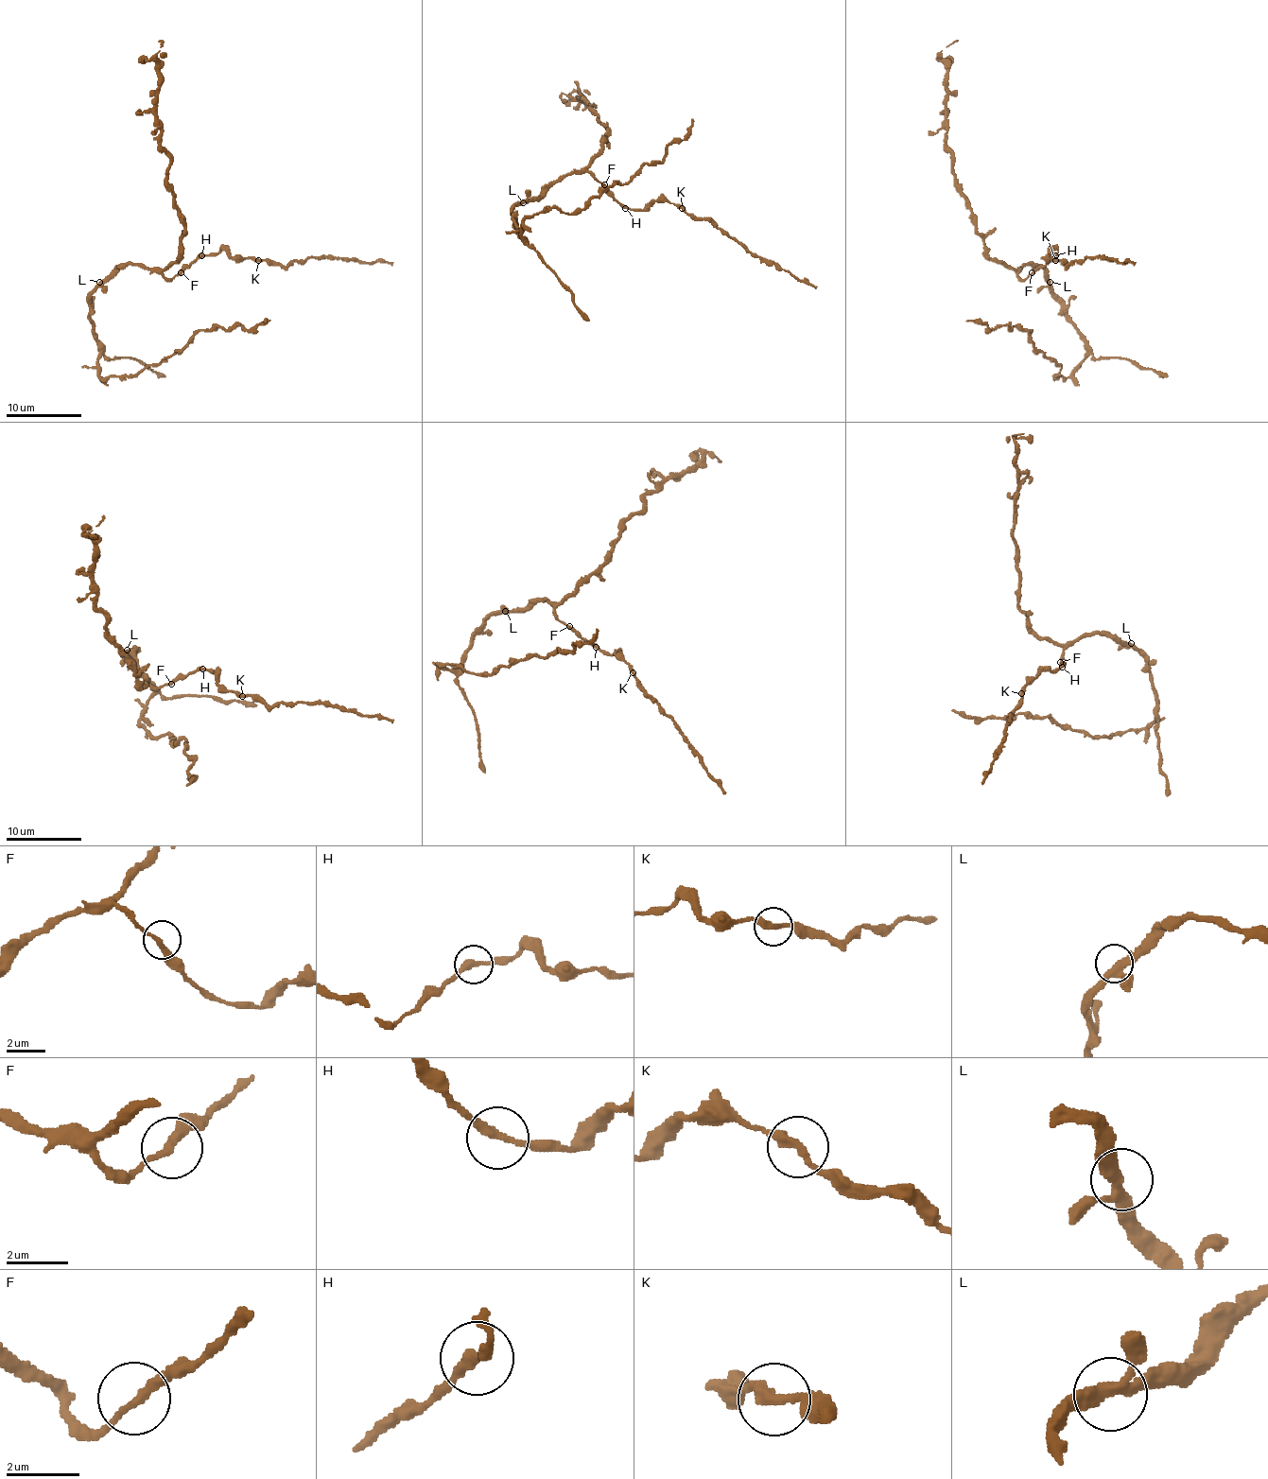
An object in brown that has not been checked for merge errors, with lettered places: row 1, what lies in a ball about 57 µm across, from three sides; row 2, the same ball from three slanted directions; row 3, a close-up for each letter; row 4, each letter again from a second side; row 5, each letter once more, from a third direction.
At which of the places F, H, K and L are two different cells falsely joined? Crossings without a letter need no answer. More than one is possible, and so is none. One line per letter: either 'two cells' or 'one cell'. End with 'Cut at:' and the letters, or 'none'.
F: one cell
H: one cell
K: two cells
L: one cell
Cut at: K

